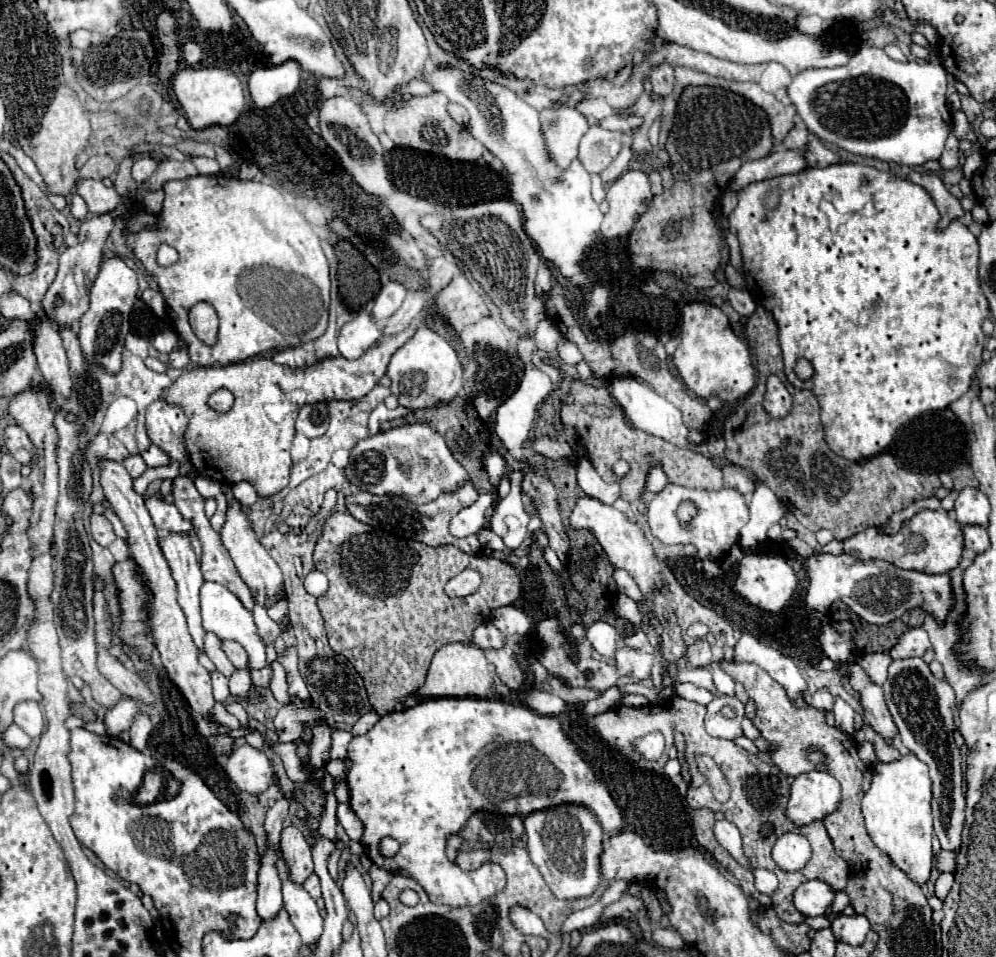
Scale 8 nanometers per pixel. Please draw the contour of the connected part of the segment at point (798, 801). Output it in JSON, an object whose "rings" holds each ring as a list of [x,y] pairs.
{"rings":[[[821,770],[799,774],[791,784],[787,816],[799,826],[823,820],[837,808],[839,798],[841,786],[831,774]]]}

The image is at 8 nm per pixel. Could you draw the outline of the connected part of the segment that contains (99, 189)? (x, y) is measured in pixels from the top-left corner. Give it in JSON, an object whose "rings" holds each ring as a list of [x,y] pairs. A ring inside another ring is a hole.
{"rings":[[[81,180],[77,192],[87,202],[89,212],[95,216],[105,214],[119,204],[119,194],[115,192],[115,188],[105,186],[101,180]]]}

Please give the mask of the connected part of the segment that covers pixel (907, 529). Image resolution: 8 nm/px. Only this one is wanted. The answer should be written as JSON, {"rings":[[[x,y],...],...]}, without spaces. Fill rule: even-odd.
{"rings":[[[921,510],[911,520],[903,522],[901,530],[887,534],[883,528],[867,528],[845,542],[845,552],[859,560],[887,560],[903,570],[919,570],[925,574],[945,574],[957,568],[963,554],[961,524],[945,510]]]}

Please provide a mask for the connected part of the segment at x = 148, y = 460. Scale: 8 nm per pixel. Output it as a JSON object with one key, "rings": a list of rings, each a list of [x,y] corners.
{"rings":[[[149,446],[145,452],[141,452],[141,456],[143,456],[143,460],[145,460],[145,464],[147,464],[147,468],[157,468],[157,466],[165,466],[167,462],[169,462],[169,458],[167,458],[167,454],[163,452],[163,450],[159,450],[157,446]]]}

